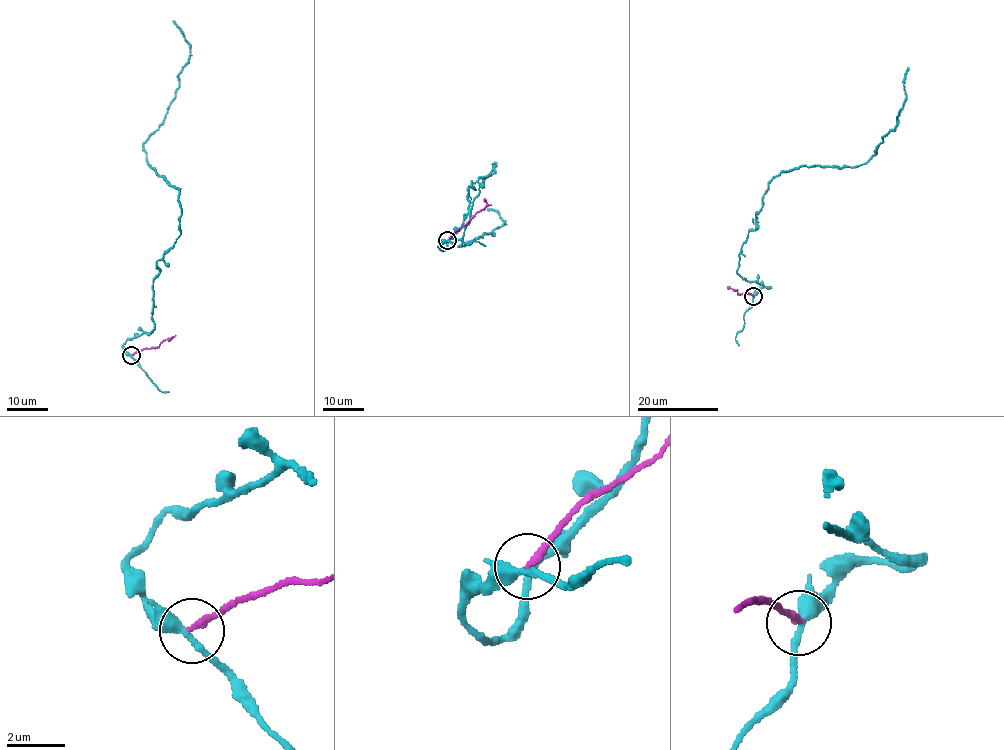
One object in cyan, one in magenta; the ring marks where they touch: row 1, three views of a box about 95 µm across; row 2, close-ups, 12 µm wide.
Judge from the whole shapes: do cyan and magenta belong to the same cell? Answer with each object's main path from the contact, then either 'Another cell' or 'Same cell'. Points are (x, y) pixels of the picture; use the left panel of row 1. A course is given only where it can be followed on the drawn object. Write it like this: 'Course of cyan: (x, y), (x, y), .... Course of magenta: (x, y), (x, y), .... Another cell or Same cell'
Course of cyan: (131, 356), (122, 346), (153, 331), (156, 262), (180, 234), (179, 189), (143, 148), (190, 54), (172, 20). Course of magenta: (131, 355), (168, 339). Another cell

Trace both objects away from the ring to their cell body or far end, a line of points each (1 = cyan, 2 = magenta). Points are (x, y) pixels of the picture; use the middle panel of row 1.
1: (448, 240), (468, 212), (468, 186), (495, 173), (495, 162), (459, 246), (505, 224), (487, 209)
2: (447, 240), (483, 209), (487, 204), (484, 198)

